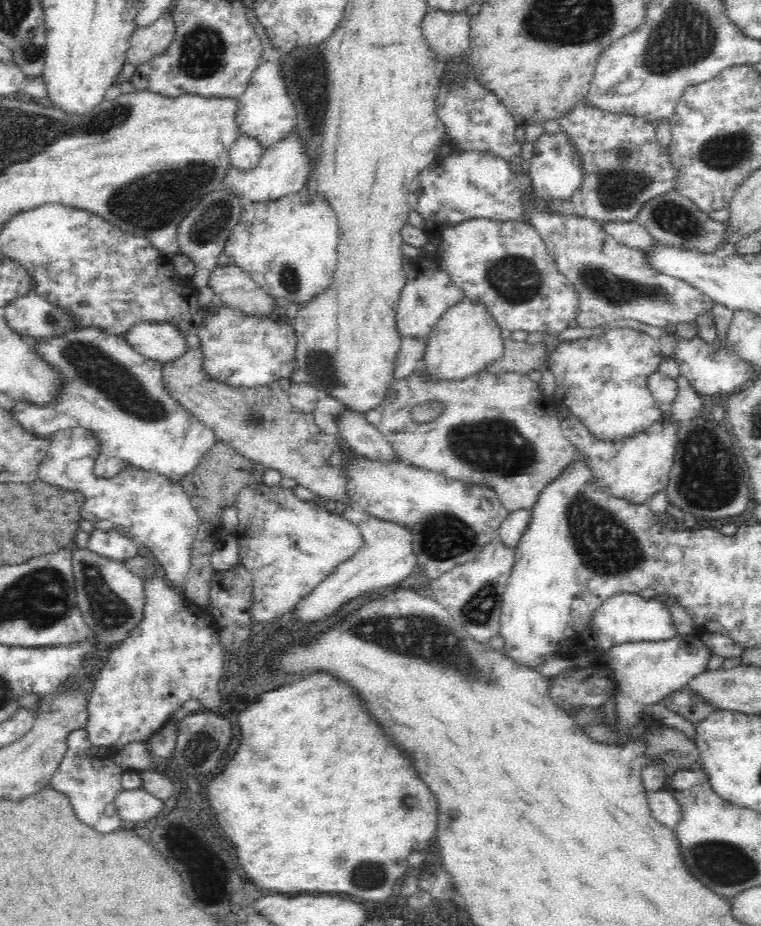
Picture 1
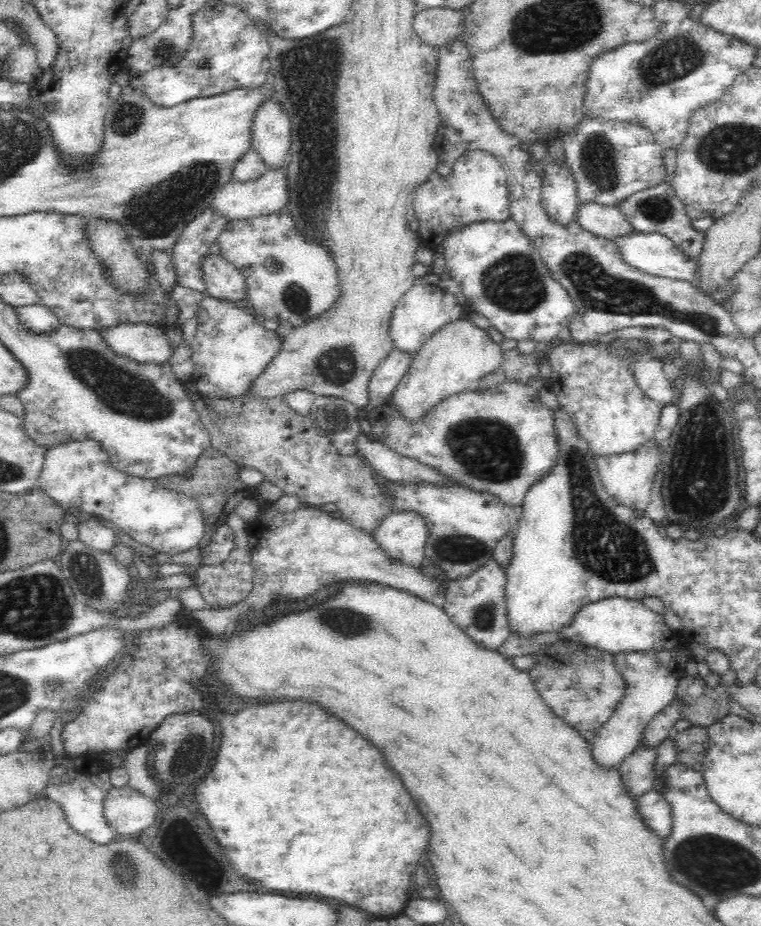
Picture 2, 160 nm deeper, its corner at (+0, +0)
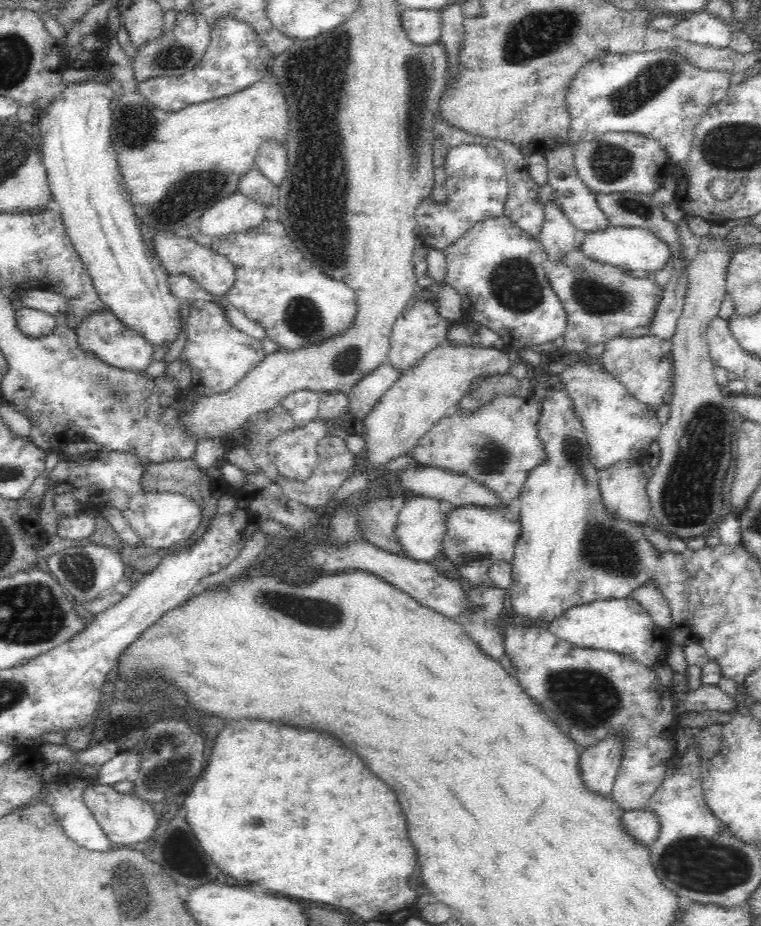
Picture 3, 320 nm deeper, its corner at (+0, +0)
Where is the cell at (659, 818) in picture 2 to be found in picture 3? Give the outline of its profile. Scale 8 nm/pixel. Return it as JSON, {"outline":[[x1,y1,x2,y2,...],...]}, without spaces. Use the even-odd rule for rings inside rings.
{"outline":[[648,805,639,809,625,810,622,823,629,834,645,845,654,843,660,835,660,817]]}

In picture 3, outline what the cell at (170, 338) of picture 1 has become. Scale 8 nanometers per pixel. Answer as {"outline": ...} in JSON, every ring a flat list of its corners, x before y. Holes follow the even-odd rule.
{"outline":[[110,311,96,312,96,314,88,316,78,328,75,328,75,331,78,333,78,345,98,353,105,362,118,368,145,371,153,362,154,346,150,343,150,339,142,331,138,331,130,325,124,325]]}

